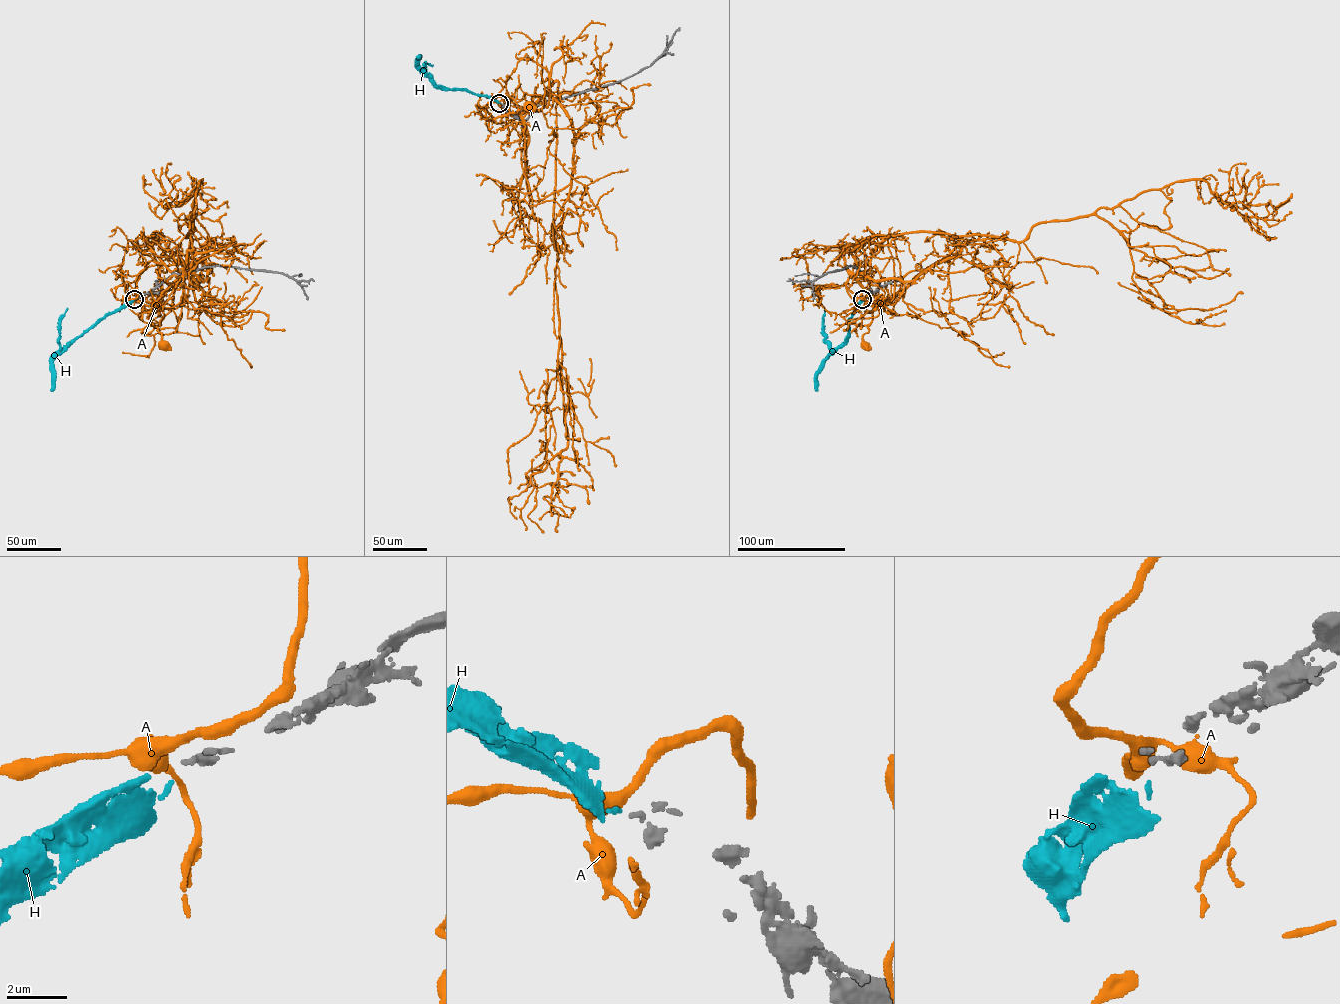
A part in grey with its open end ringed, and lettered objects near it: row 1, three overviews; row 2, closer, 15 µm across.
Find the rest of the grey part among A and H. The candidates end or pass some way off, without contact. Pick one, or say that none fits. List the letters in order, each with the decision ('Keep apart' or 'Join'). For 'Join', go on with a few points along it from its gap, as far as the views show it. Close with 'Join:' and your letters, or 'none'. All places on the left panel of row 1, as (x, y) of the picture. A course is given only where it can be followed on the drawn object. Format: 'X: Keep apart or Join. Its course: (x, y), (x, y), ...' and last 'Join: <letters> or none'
A: Keep apart
H: Join. Its course: (133, 300), (110, 312), (78, 336), (56, 355), (51, 366)
Join: H

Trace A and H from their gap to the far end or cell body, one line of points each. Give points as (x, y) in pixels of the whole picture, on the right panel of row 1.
A: (862, 299), (860, 295), (869, 287), (875, 298), (868, 331), (862, 336), (865, 346)
H: (862, 300), (850, 320), (845, 342), (829, 355), (822, 366)

